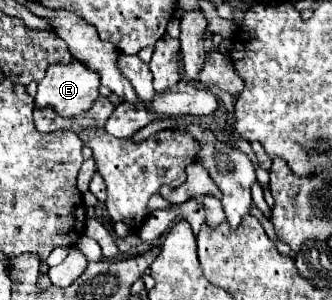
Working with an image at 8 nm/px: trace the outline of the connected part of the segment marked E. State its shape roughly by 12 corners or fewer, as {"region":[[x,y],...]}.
{"region":[[76,59],[50,65],[36,107],[62,117],[86,113],[100,75]]}

